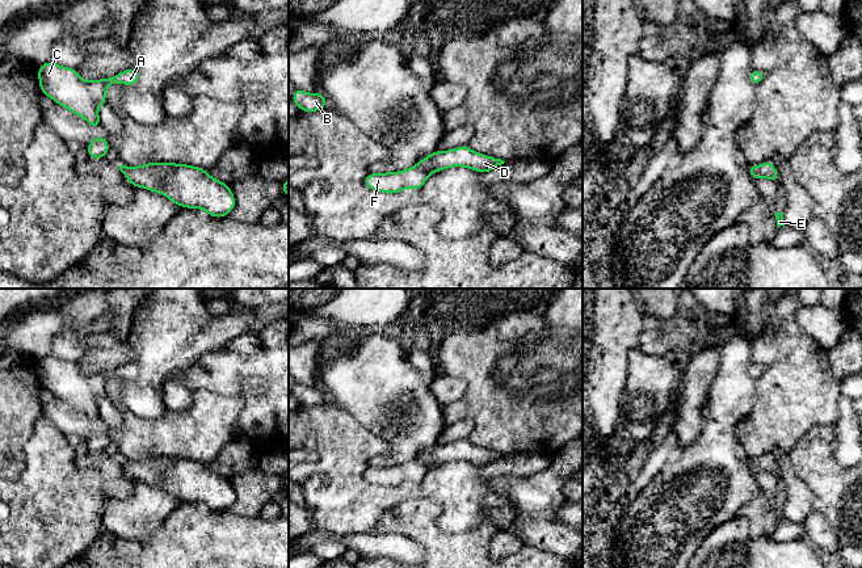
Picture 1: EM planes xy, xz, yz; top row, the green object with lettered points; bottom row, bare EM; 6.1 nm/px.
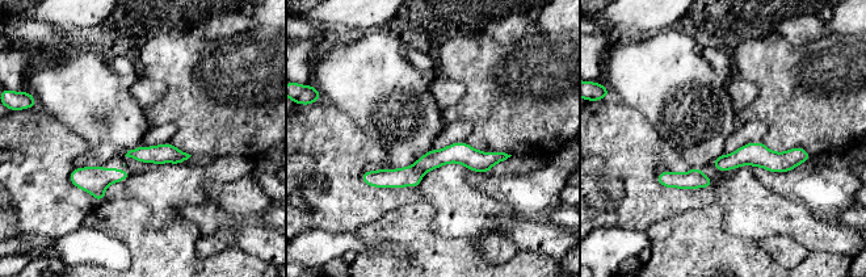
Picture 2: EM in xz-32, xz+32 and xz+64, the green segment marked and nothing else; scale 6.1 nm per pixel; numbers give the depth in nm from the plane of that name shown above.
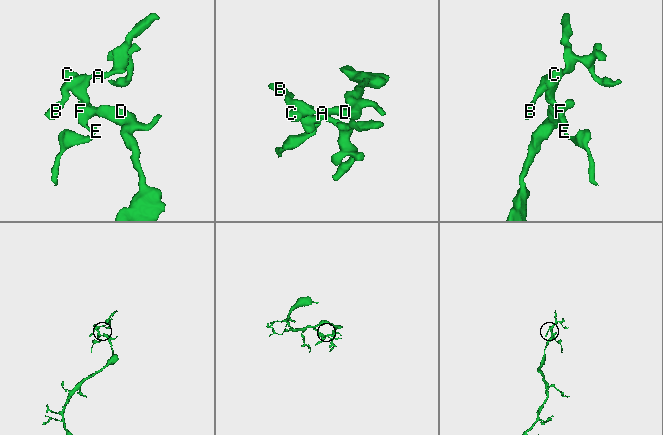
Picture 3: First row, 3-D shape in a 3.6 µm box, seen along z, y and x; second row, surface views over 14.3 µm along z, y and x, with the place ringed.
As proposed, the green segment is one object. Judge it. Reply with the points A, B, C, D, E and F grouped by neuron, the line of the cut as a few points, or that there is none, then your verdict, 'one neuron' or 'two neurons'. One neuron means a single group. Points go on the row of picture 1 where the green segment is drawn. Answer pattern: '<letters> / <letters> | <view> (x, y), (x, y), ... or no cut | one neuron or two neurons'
A B C E F / D | xz (419, 163), (428, 175) | two neurons

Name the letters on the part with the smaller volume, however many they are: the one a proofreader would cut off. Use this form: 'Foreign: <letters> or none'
Foreign: A, B, C, E, F

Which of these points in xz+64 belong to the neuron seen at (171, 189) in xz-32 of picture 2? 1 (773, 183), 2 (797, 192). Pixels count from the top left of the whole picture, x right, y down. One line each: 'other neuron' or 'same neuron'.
1: other neuron
2: other neuron

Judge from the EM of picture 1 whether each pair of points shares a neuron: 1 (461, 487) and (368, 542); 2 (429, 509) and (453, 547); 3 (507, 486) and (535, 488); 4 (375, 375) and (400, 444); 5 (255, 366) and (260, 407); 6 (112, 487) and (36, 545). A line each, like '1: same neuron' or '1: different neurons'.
1: different neurons
2: same neuron
3: same neuron
4: same neuron
5: same neuron
6: different neurons

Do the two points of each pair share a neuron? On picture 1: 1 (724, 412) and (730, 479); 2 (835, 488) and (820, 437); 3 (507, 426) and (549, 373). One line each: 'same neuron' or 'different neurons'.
1: same neuron
2: same neuron
3: same neuron

